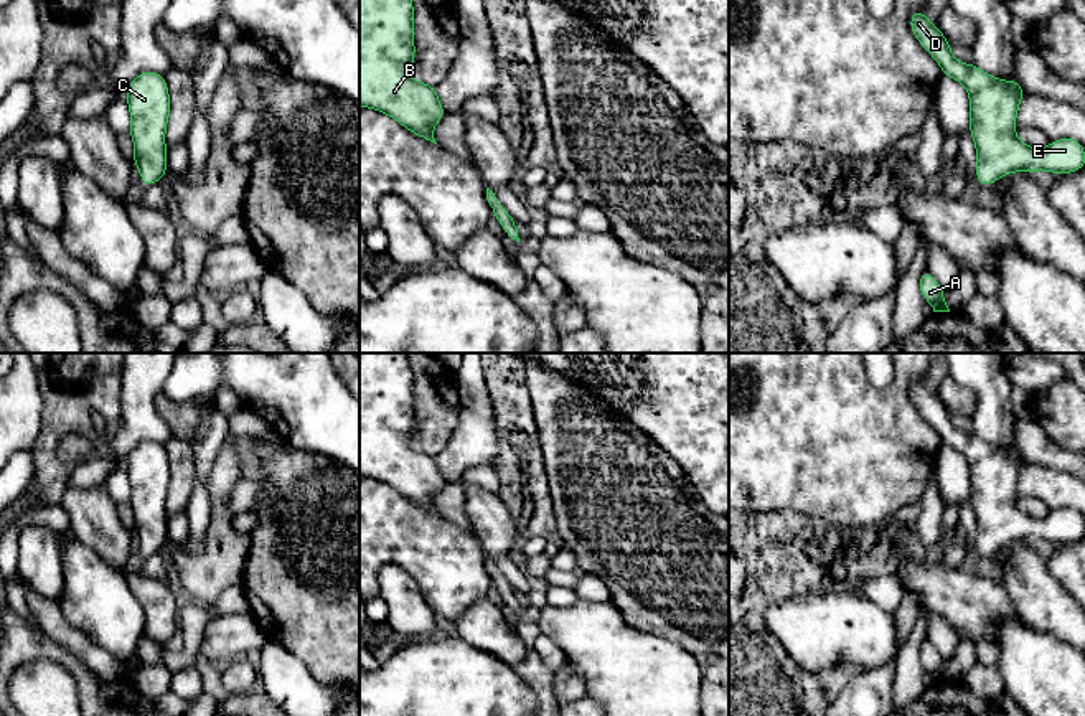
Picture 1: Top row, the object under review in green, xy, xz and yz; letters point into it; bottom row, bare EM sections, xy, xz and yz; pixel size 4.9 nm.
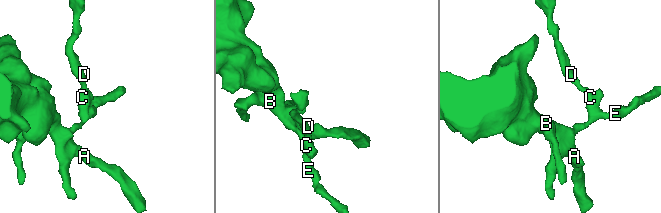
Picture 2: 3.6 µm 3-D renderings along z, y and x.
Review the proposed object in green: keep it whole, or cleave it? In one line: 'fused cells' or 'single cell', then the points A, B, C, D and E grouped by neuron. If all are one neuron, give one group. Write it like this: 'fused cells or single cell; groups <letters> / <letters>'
single cell; groups A B C D E

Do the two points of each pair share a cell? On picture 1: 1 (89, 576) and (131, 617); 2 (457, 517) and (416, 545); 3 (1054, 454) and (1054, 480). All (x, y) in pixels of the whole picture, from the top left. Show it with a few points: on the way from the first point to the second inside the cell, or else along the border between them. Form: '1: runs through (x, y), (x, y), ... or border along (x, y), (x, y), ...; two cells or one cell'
1: runs through (99, 586), (121, 607); one cell
2: border along (437, 512), (472, 535); two cells
3: border along (1026, 462), (1067, 472); two cells

